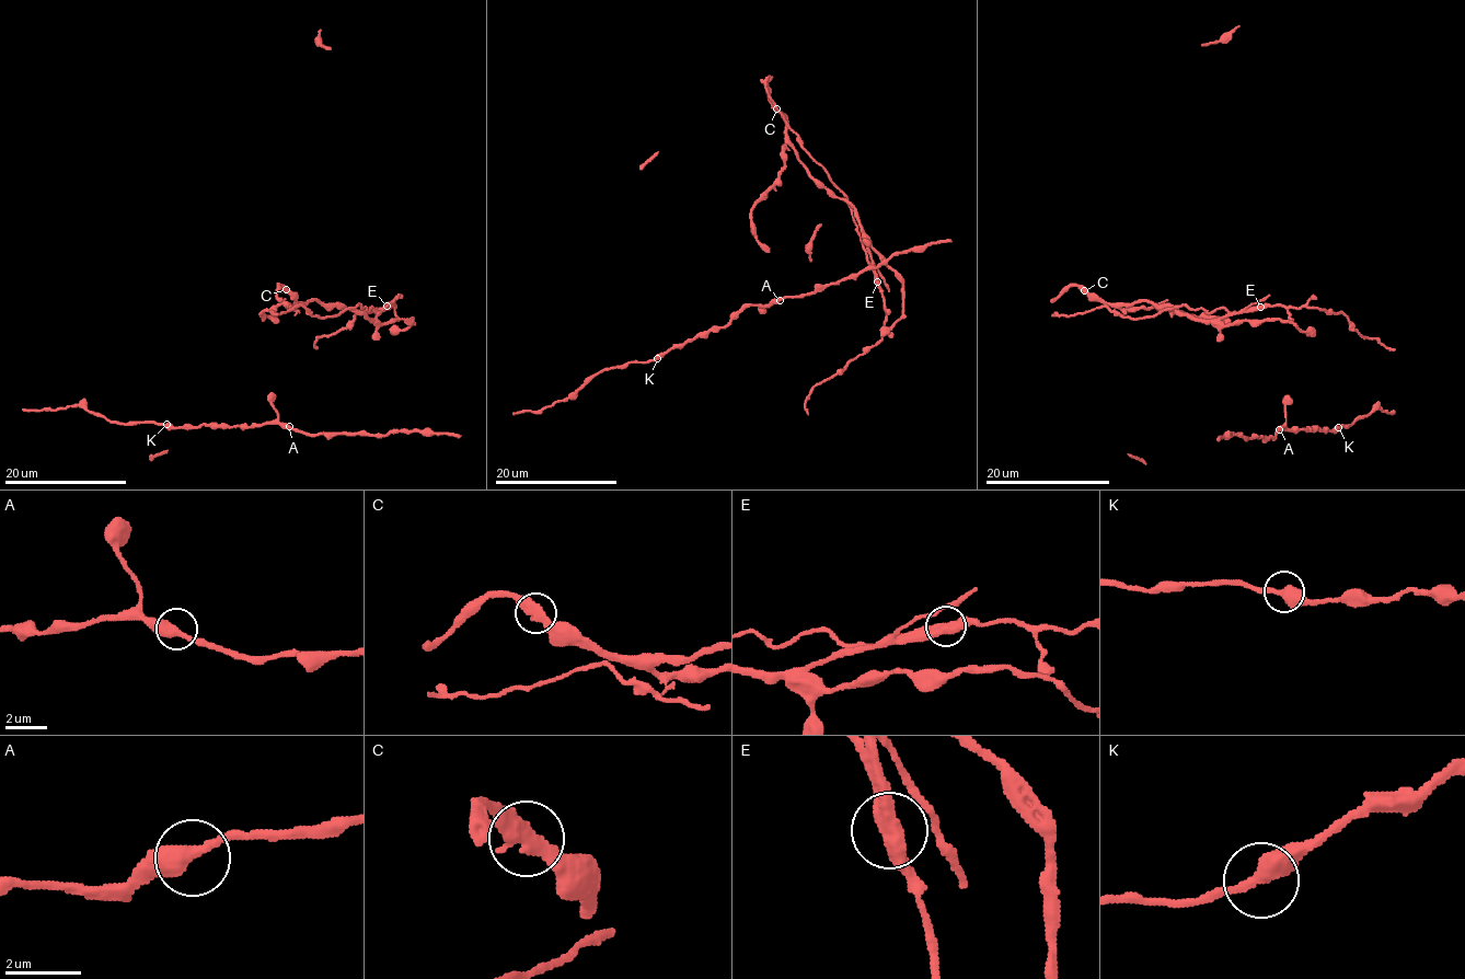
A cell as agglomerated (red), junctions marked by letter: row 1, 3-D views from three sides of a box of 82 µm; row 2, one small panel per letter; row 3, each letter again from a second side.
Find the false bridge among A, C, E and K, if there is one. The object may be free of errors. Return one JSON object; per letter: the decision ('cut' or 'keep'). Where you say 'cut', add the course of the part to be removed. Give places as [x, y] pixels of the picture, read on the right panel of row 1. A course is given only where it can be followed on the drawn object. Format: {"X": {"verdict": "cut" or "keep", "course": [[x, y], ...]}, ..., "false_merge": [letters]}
{"A": {"verdict": "keep"}, "C": {"verdict": "keep"}, "E": {"verdict": "cut", "course": [[1260, 306], [1238, 312], [1175, 306], [1131, 319], [1102, 306], [1068, 315], [1051, 313]]}, "K": {"verdict": "keep"}, "false_merge": ["E"]}

